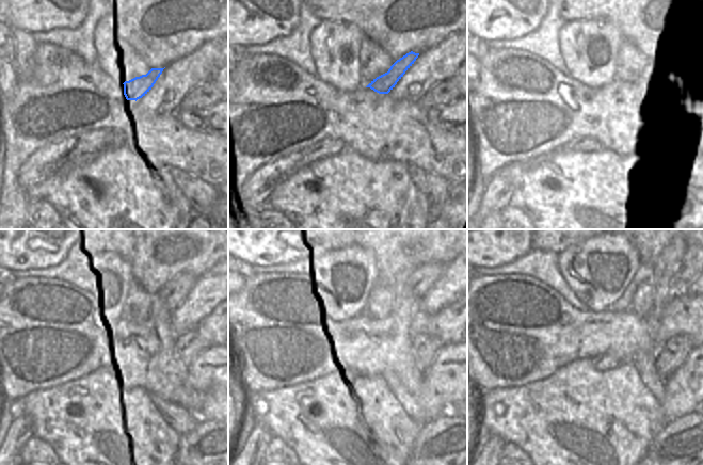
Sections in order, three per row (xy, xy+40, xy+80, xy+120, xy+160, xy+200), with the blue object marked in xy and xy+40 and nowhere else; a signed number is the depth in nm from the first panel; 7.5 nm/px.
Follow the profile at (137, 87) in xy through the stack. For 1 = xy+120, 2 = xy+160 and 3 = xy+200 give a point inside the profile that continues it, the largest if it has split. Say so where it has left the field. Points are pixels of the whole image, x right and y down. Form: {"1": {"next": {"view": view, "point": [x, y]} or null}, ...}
{"1": {"next": {"view": "xy+120", "point": [173, 292]}}, "2": {"next": {"view": "xy+160", "point": [419, 282]}}, "3": {"next": {"view": "xy+200", "point": [665, 276]}}}

